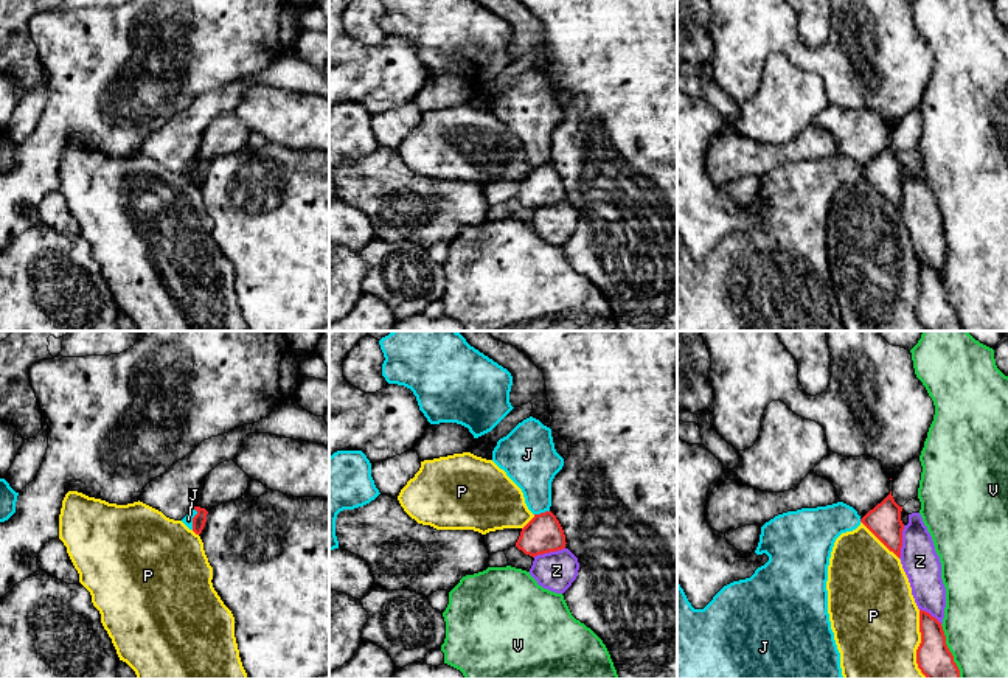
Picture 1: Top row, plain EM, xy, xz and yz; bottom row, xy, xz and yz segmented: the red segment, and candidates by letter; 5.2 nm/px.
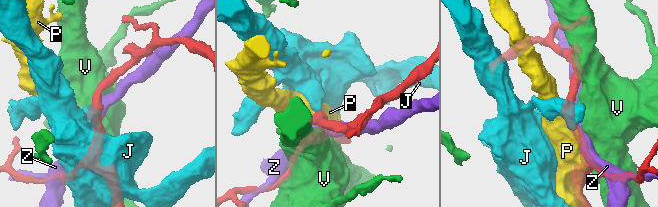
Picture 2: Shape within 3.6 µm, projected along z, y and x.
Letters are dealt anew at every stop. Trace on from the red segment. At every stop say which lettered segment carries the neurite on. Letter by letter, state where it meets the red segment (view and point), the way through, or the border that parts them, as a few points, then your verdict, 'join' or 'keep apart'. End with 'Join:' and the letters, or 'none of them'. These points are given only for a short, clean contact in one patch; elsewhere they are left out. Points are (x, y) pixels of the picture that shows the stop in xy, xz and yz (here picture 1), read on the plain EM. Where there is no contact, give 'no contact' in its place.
J: xy (193, 171) | along xy (194, 160), (196, 167), (191, 181) | keep apart
P: yz (920, 295) | keep apart
V: yz (949, 303) | keep apart
Z: yz (901, 194) | keep apart
Join: none of them

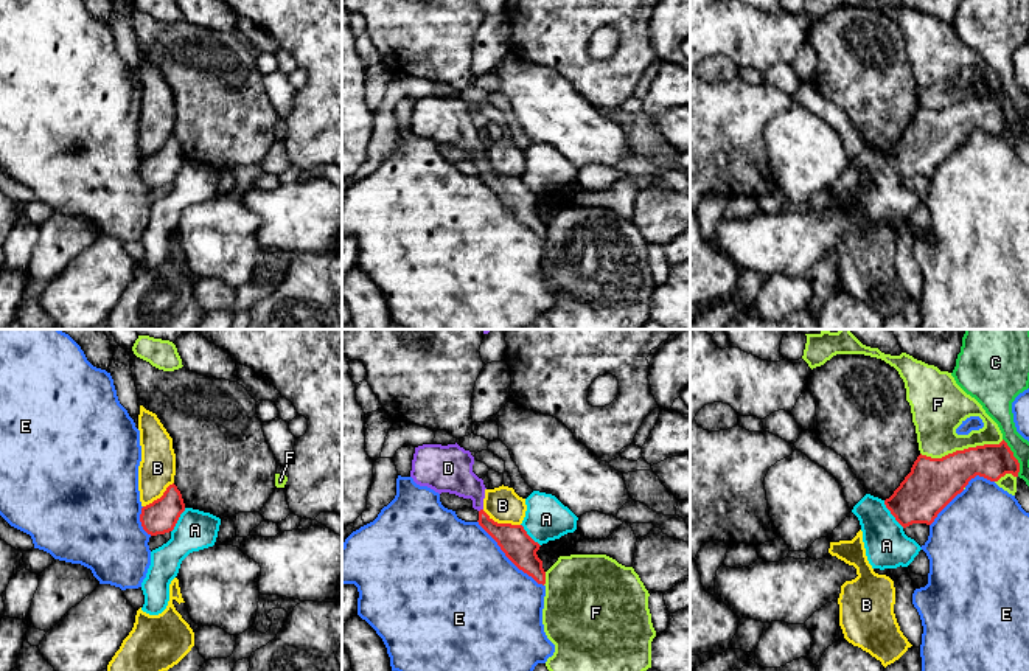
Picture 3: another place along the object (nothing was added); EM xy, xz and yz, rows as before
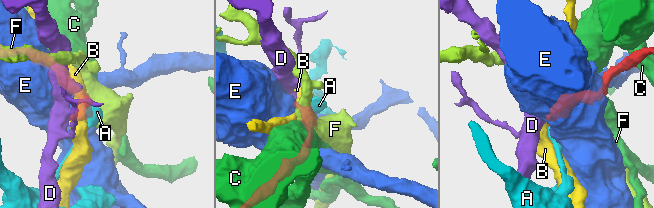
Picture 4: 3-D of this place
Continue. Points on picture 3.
A: yz (891, 165) | along yz (883, 152), (889, 165), (903, 179) | keep apart
B: xz (501, 176) | keep apart
C: yz (1014, 109) | keep apart
D: xz (481, 162) | across xz (515, 194), (498, 184), (481, 162), (477, 151), (451, 125) | join
E: xz (507, 208) | keep apart
F: yz (961, 103) | keep apart
Join: D

